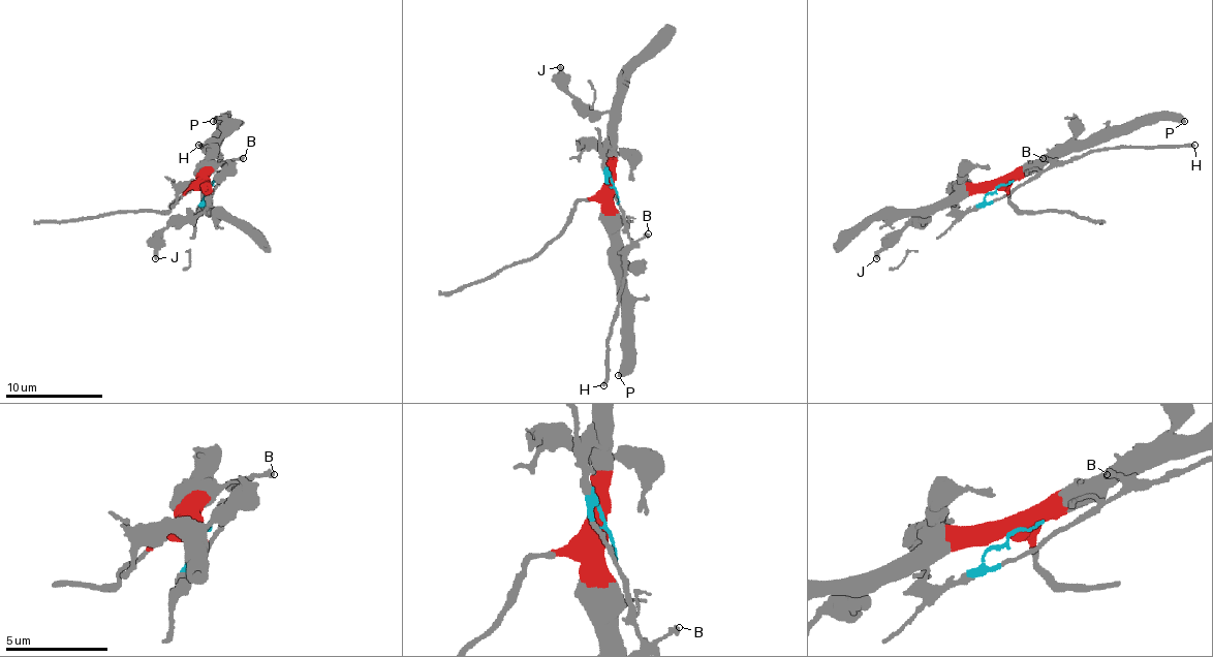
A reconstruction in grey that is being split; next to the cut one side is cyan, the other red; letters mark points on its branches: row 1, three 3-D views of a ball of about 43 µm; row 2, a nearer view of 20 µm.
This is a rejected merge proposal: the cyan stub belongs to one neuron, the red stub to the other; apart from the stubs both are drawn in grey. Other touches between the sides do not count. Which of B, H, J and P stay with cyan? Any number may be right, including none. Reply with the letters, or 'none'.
B, H

